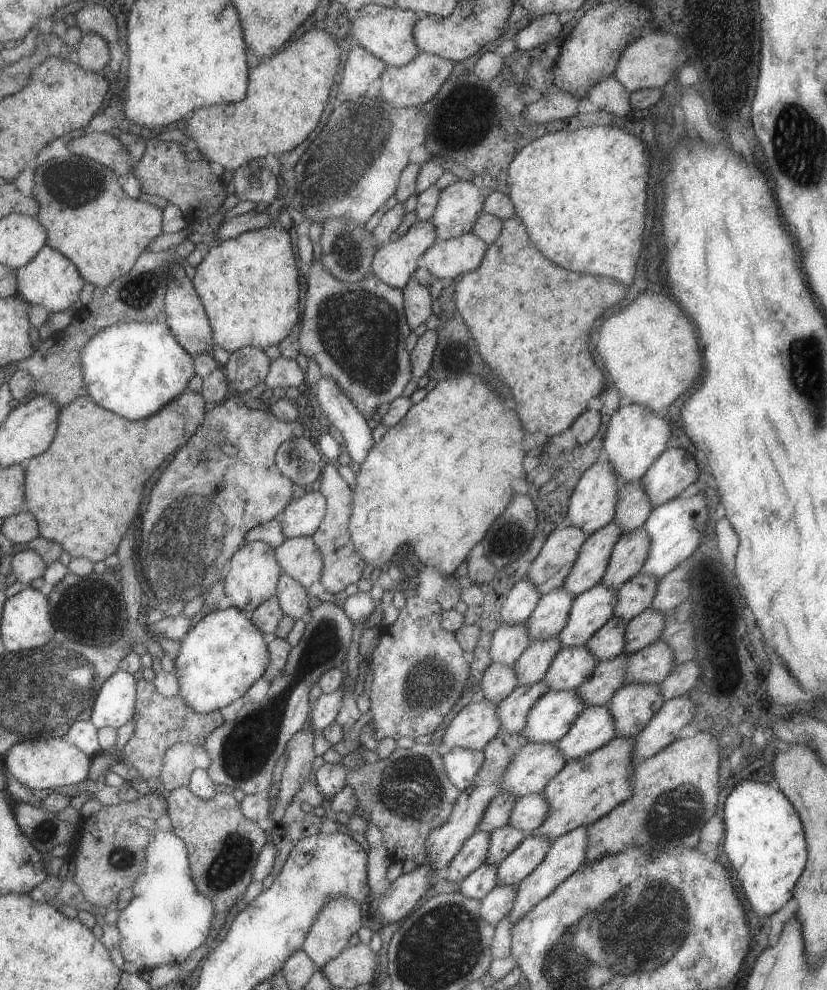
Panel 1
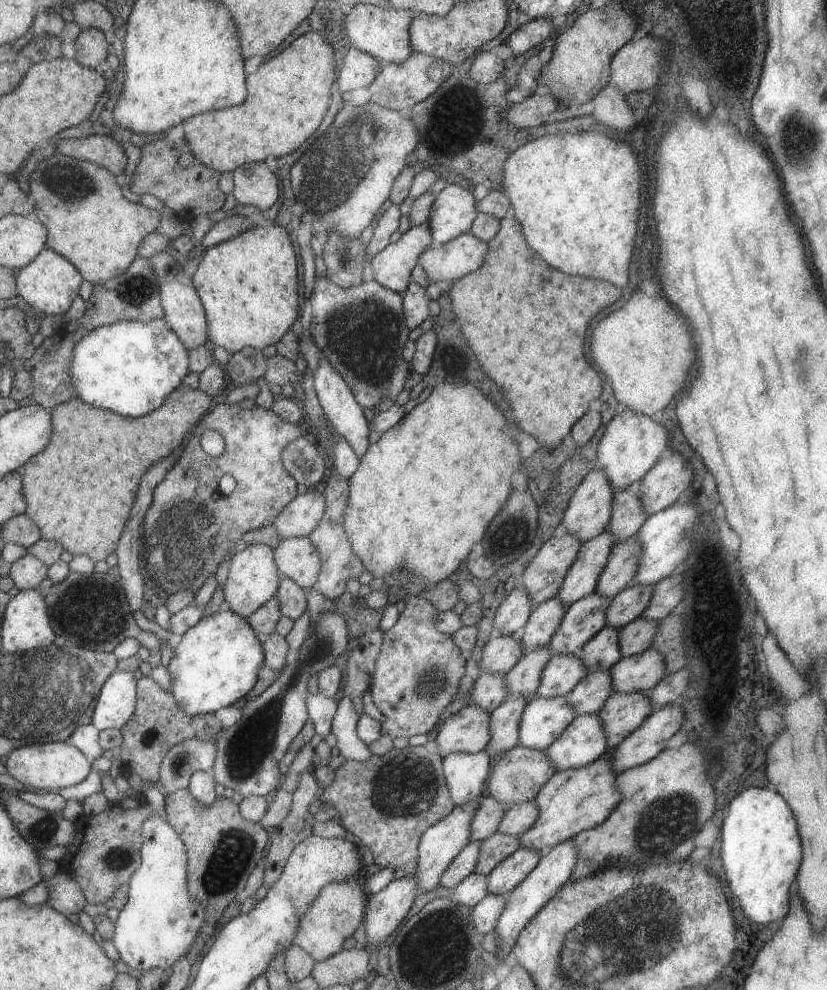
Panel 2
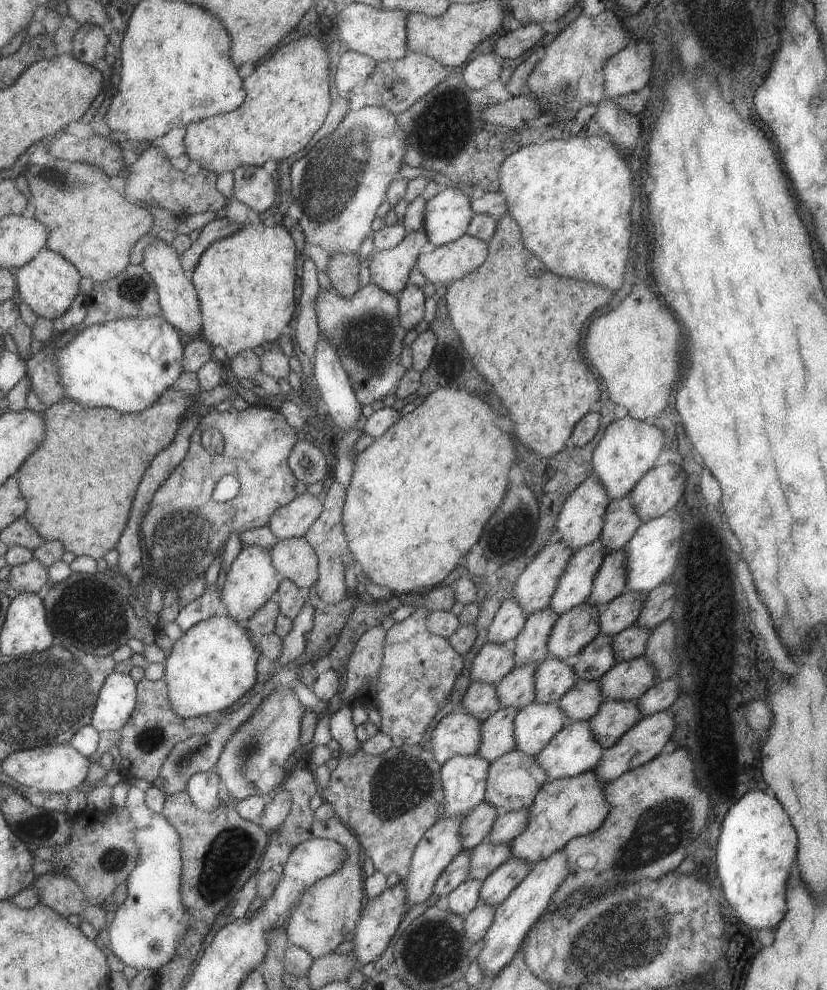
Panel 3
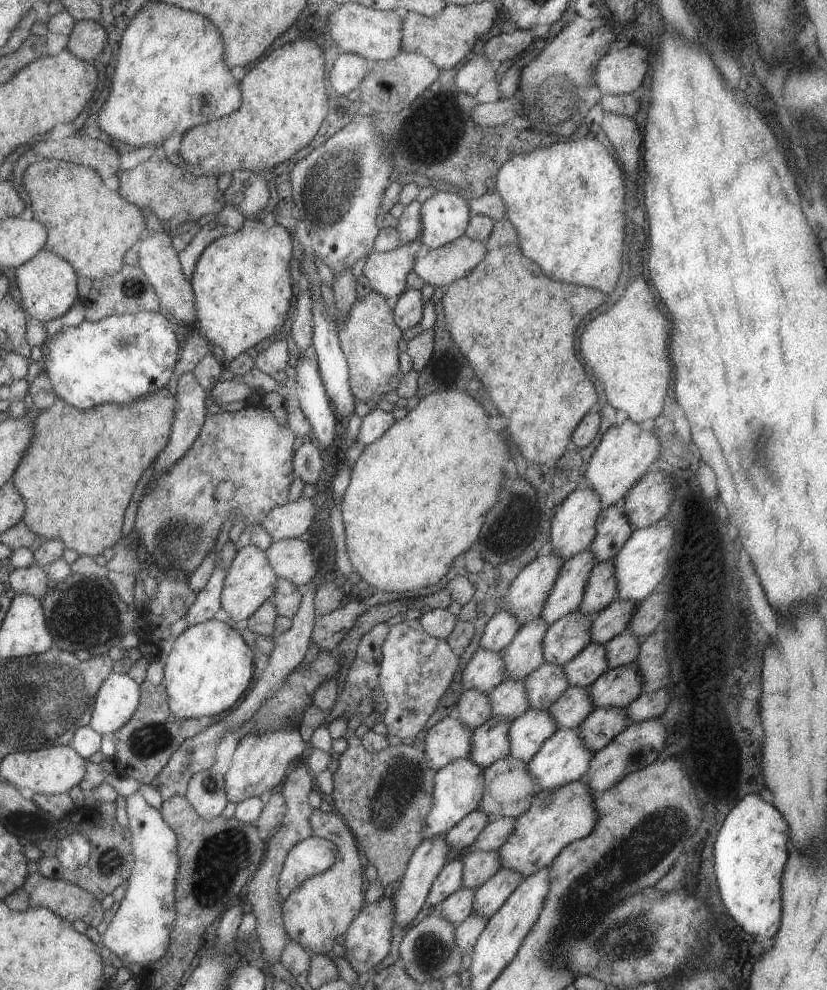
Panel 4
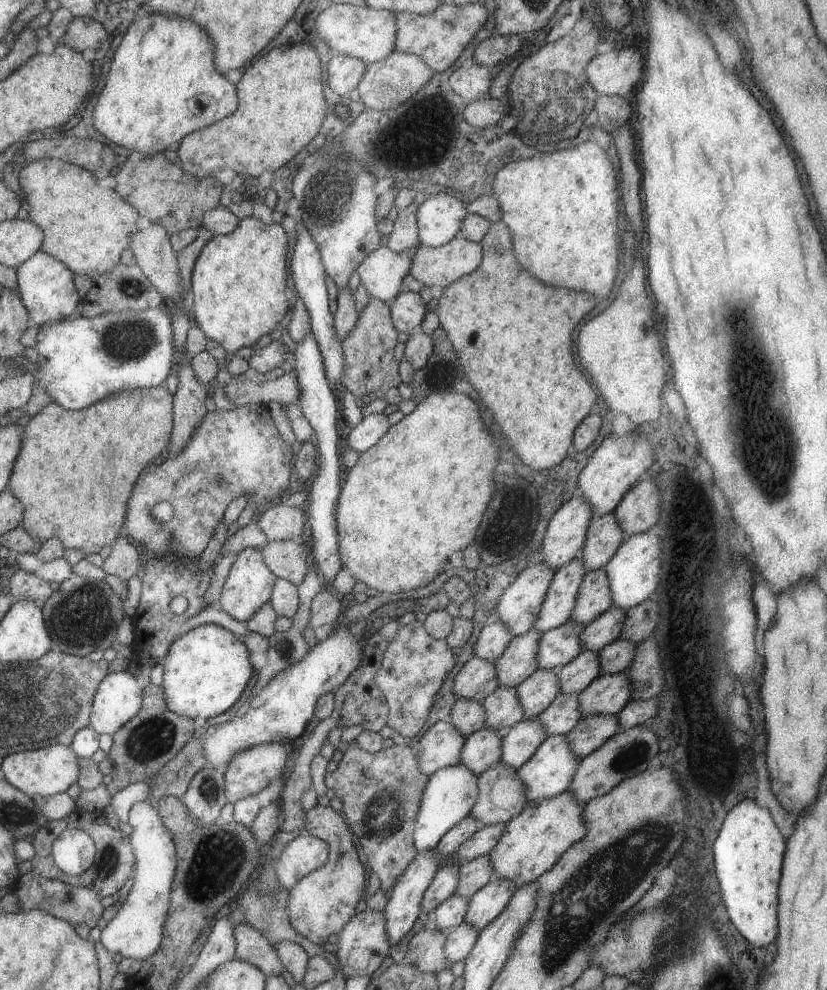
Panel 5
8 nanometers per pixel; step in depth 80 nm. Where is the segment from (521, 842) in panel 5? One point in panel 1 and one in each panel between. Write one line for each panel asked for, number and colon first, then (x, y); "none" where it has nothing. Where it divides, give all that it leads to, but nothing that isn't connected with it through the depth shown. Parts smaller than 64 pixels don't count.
1: (584, 790)
2: (572, 800)
3: (563, 809)
4: (556, 817)

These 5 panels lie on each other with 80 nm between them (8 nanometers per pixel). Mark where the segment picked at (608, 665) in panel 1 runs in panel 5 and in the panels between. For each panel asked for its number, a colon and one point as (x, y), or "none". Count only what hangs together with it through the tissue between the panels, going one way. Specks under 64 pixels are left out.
2: (589, 694)
3: (582, 700)
4: (574, 705)
5: (562, 714)

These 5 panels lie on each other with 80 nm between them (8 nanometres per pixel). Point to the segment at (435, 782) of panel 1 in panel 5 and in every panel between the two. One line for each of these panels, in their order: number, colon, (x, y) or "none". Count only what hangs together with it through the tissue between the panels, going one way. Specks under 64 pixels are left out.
2: (387, 802)
3: (388, 801)
4: (383, 796)
5: (380, 792)

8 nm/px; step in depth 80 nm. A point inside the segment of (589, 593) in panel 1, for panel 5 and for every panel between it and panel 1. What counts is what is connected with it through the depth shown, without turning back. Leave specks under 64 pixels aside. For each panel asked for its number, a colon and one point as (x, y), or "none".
2: (583, 618)
3: (573, 630)
4: (564, 639)
5: (557, 647)

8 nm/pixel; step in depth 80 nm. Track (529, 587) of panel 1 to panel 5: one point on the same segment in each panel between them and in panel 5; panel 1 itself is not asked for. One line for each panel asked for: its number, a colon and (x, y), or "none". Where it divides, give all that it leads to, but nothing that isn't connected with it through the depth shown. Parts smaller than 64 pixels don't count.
2: (511, 614)
3: (508, 621)
4: (499, 631)
5: (491, 642)

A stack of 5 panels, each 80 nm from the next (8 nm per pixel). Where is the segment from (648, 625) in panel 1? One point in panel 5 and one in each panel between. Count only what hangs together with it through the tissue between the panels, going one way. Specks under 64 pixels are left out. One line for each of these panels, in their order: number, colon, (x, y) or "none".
2: (636, 636)
3: (628, 644)
4: (623, 649)
5: (615, 657)

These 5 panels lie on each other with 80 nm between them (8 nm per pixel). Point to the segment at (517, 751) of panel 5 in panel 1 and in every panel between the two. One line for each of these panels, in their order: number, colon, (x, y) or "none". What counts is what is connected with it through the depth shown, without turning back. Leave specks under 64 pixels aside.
1: (551, 716)
2: (543, 720)
3: (534, 725)
4: (526, 733)

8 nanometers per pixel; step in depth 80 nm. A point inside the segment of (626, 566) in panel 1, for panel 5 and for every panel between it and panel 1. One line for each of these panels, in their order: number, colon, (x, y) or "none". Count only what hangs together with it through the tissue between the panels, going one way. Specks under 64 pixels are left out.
2: (618, 573)
3: (609, 581)
4: (600, 590)
5: (593, 598)

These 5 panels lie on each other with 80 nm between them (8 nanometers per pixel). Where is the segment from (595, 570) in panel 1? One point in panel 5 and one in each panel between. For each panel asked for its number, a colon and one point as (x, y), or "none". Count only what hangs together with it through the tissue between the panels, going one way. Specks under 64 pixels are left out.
2: (581, 577)
3: (574, 587)
4: (565, 595)
5: (557, 605)

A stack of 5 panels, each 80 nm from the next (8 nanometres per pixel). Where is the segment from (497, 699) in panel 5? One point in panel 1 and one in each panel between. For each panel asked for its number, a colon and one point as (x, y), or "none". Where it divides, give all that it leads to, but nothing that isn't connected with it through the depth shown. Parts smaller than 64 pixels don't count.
1: (530, 667)
2: (524, 677)
3: (515, 690)
4: (507, 700)

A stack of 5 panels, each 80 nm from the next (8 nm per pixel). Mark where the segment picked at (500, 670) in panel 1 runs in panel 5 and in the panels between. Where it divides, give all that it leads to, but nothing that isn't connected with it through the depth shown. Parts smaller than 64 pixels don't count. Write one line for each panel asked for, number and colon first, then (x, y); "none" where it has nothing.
2: (489, 690)
3: (479, 700)
4: (472, 709)
5: (467, 716)

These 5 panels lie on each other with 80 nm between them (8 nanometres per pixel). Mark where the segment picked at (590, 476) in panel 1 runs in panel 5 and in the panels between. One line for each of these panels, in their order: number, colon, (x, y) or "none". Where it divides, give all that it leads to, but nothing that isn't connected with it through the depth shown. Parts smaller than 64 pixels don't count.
2: (588, 511)
3: (579, 522)
4: (572, 528)
5: (563, 539)

